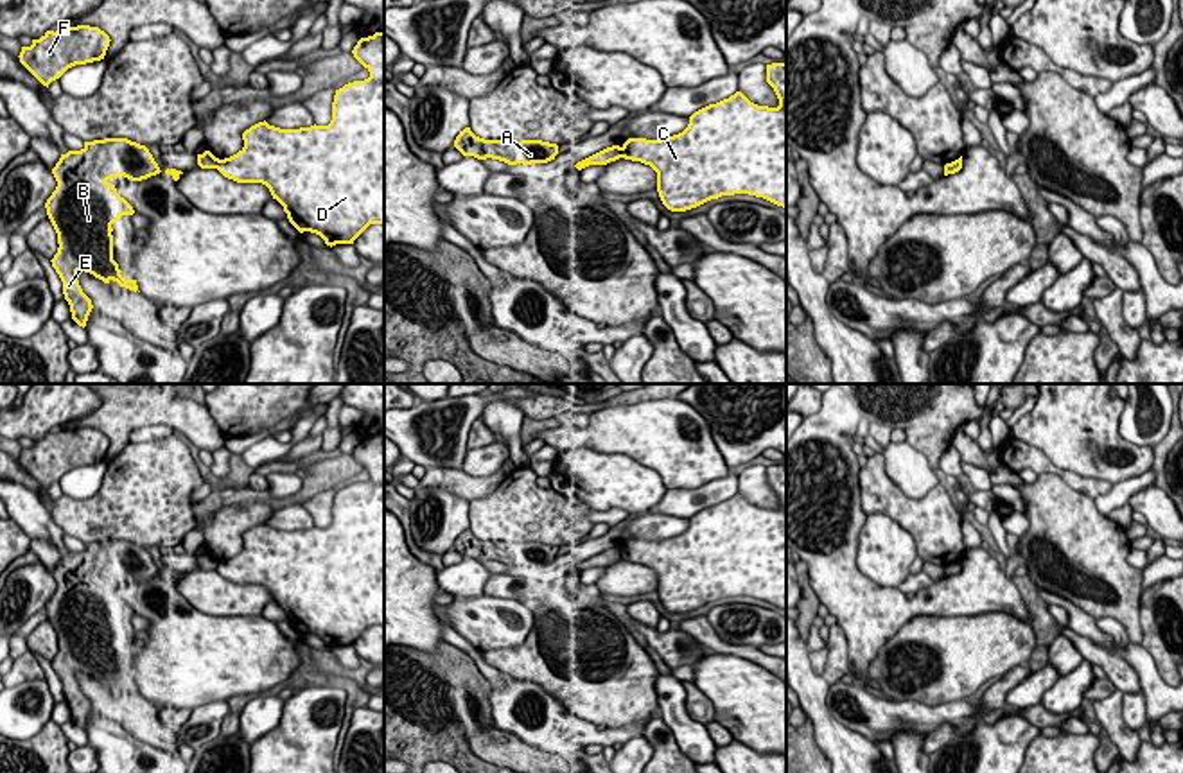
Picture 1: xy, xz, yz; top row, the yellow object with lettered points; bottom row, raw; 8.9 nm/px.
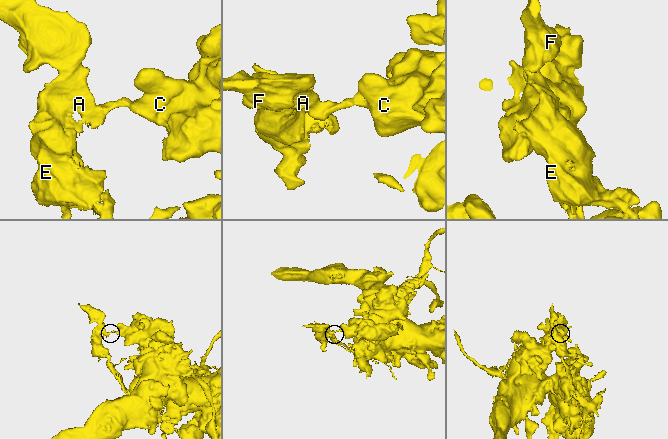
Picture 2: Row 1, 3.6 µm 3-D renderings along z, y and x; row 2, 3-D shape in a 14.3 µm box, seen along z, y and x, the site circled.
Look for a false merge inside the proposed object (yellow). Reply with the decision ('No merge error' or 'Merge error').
Merge error

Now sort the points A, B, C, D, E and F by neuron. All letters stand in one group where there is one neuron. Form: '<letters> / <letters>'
A B E F / C D

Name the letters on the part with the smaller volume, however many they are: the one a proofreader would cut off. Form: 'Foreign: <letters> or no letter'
Foreign: A, B, E, F

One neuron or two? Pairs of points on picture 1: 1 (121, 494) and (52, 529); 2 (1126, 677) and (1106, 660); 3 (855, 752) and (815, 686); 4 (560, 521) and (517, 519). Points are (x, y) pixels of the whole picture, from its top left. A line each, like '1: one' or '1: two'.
1: two
2: one
3: one
4: one

